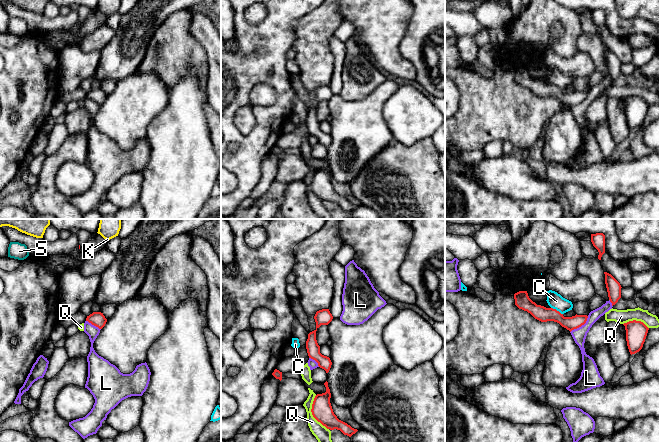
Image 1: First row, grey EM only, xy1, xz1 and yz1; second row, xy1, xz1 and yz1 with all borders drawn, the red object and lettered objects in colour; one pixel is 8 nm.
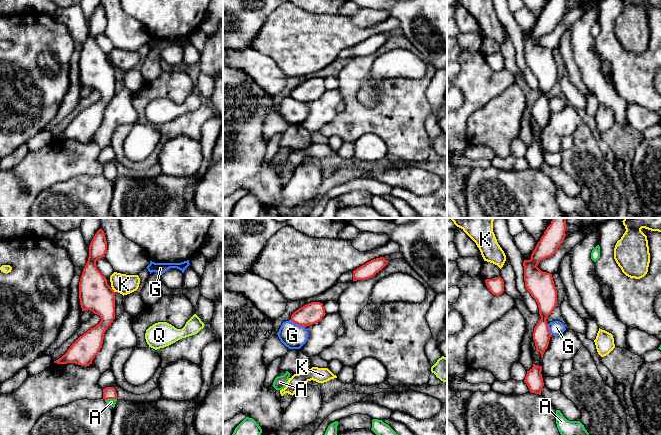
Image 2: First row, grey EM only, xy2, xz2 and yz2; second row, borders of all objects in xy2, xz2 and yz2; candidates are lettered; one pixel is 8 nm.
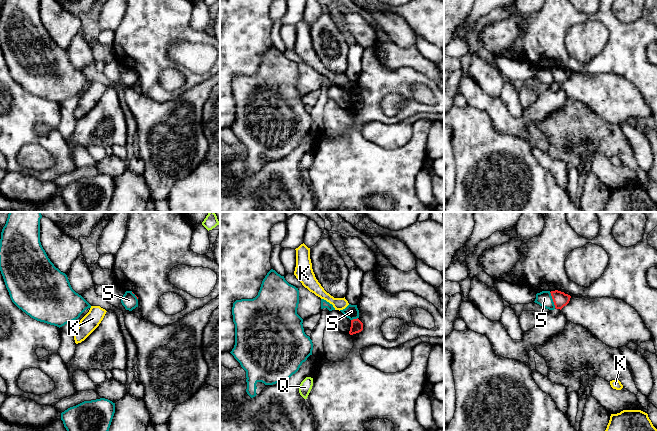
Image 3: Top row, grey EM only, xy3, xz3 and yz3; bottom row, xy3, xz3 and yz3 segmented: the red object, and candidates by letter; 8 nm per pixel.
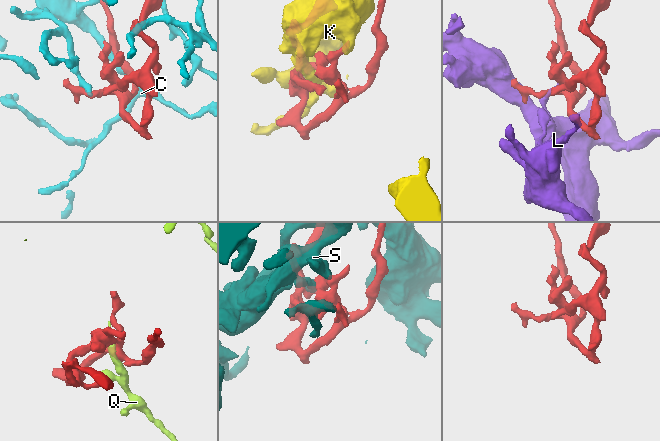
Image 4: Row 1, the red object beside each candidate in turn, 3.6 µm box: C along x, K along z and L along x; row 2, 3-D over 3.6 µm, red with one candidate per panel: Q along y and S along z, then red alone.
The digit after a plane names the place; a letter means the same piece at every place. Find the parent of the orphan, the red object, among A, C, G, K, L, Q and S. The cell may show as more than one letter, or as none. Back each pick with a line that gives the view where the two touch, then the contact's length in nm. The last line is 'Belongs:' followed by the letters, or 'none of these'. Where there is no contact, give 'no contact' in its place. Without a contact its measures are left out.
A: contact in xy2; length 100 nm
Belongs: A

